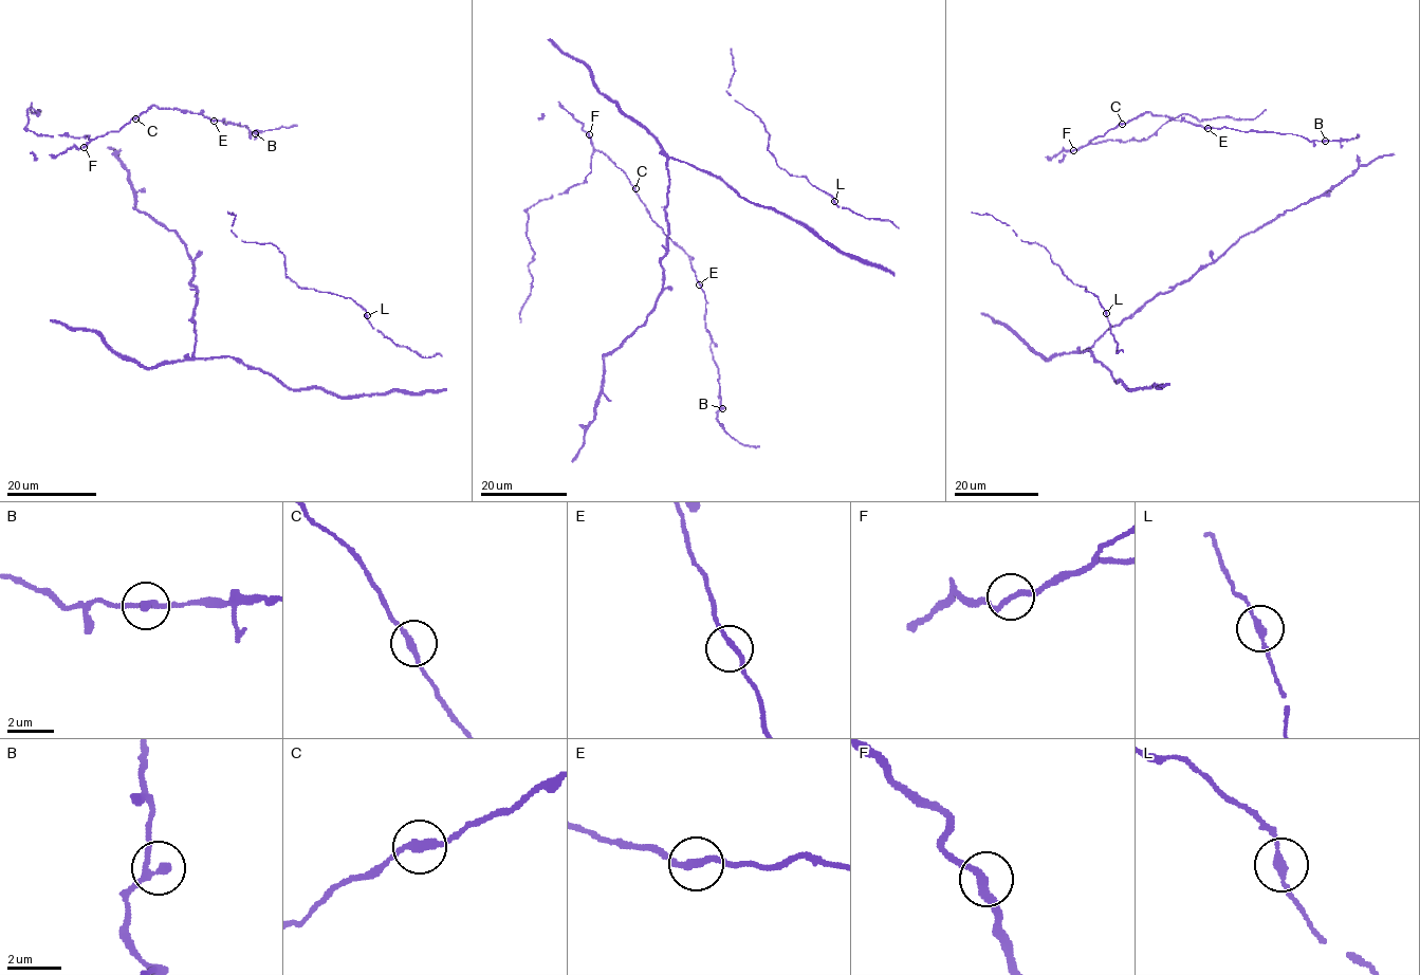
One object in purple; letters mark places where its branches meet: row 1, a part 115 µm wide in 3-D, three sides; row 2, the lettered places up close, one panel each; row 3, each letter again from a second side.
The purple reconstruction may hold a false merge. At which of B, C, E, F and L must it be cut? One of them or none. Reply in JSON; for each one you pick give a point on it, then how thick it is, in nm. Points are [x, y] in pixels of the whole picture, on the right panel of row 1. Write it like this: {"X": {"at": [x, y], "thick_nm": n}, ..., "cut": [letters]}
{"cut": []}

